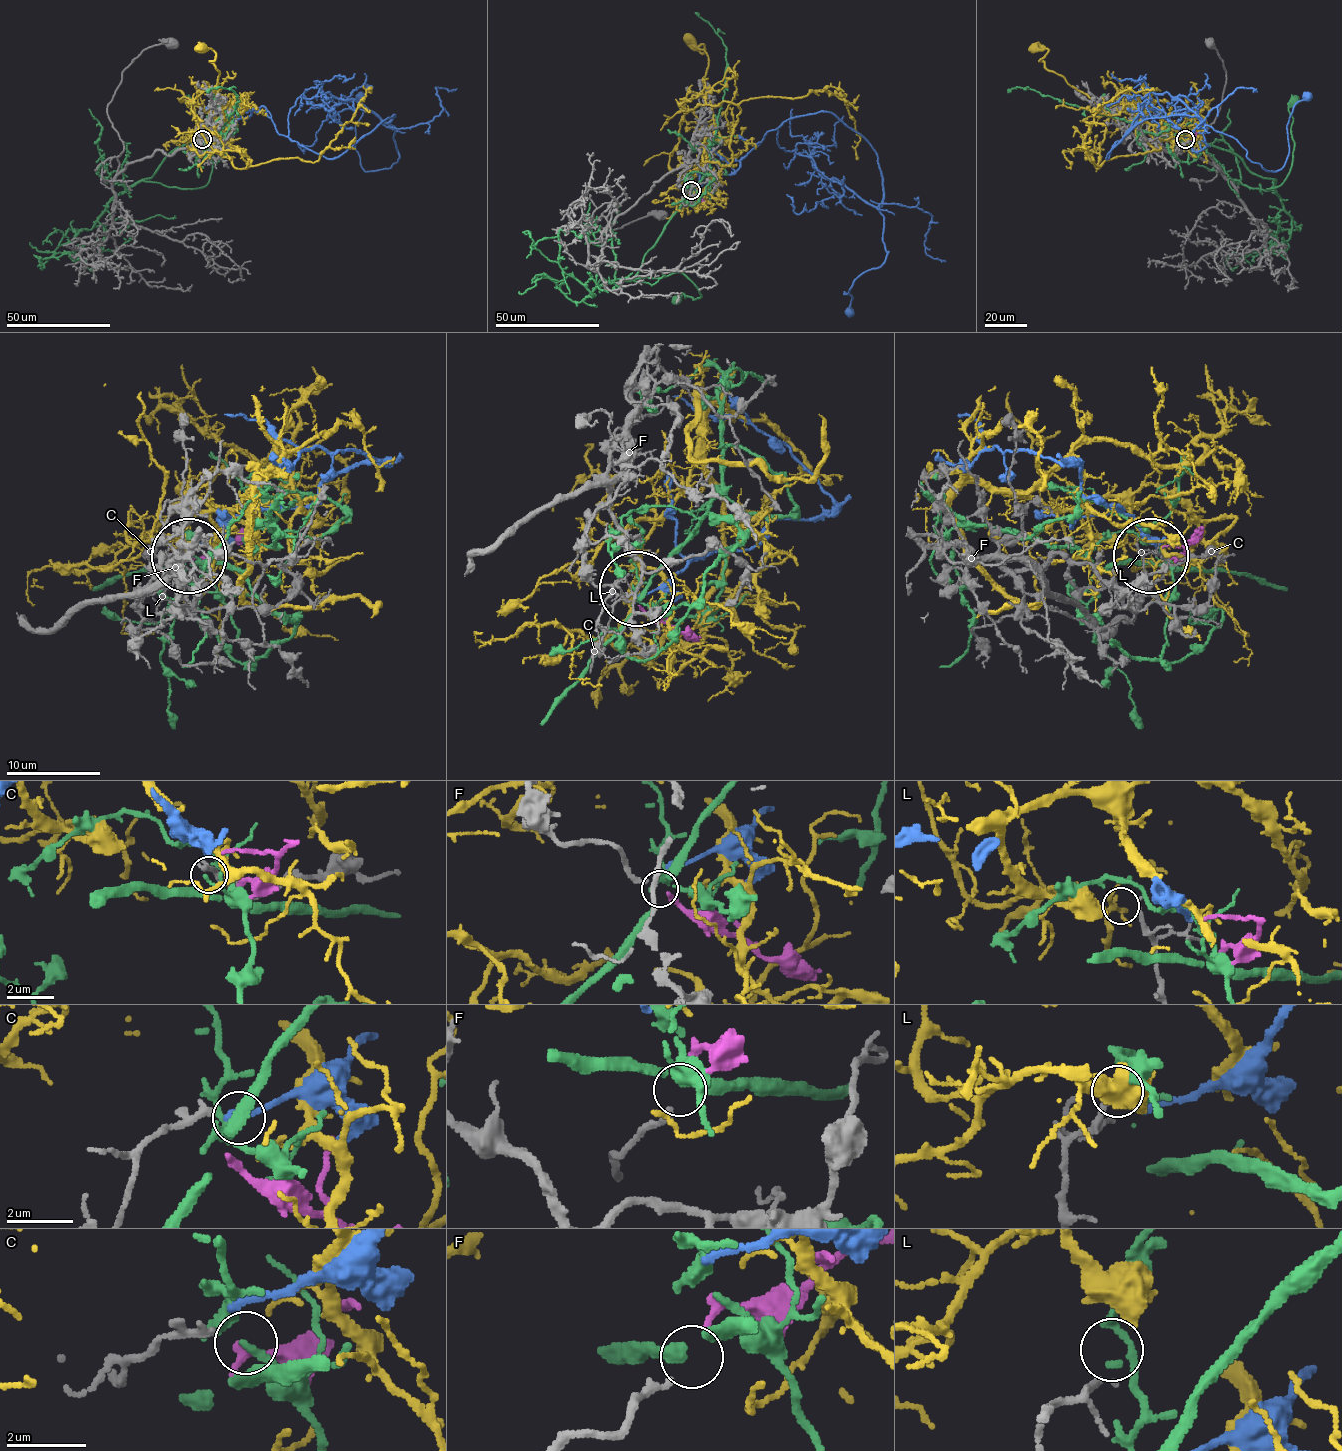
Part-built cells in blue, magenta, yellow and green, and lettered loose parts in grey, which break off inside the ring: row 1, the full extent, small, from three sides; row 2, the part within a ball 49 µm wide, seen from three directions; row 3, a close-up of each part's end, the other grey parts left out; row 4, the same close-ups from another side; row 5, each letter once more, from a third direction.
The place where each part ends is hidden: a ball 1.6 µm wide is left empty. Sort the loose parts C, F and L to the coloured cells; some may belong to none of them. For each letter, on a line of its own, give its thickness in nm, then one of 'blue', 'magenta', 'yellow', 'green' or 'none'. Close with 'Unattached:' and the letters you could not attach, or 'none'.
C: 220 nm | none
F: 190 nm | magenta
L: 200 nm | yellow
Unattached: C

